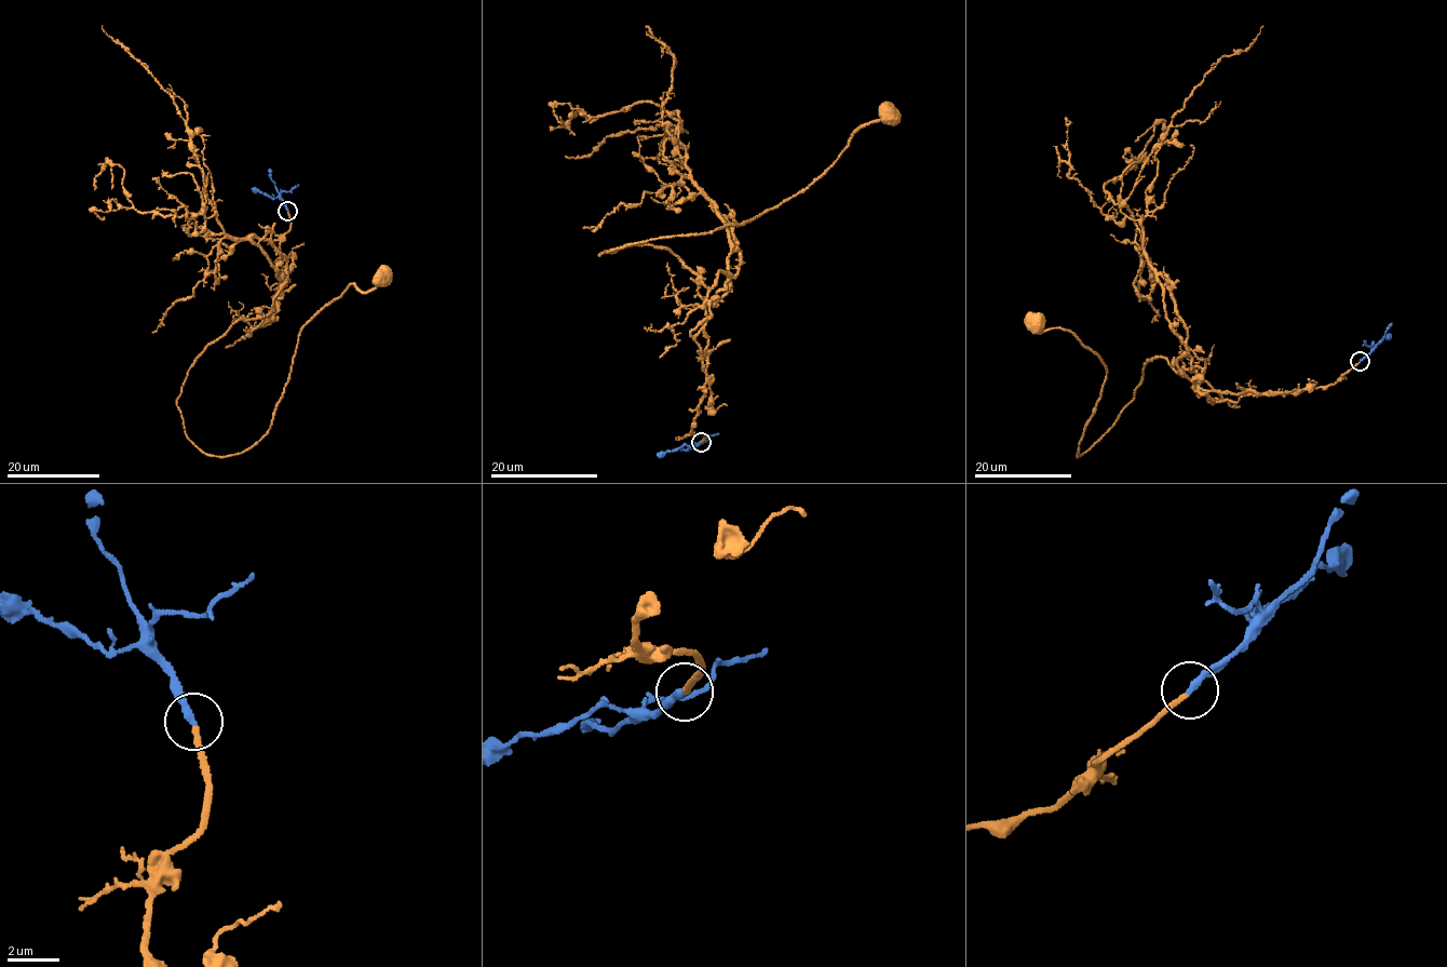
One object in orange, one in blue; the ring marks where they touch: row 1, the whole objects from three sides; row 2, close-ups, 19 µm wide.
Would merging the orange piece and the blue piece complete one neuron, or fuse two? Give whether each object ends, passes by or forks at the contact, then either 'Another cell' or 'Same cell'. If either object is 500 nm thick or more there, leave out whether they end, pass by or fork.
At the ring orange ends. At the ring blue ends. Same cell

